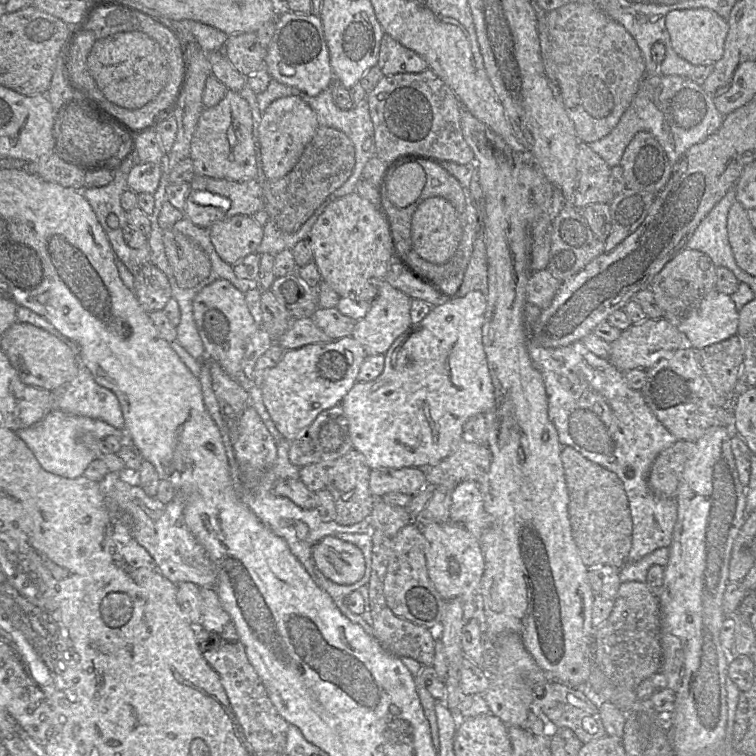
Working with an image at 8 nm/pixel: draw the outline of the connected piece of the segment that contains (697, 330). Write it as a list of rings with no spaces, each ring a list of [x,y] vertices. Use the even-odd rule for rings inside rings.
[[[712,290],[696,307],[689,311],[678,328],[685,335],[687,344],[695,350],[700,350],[736,335],[738,325],[739,311],[736,309],[731,296]]]

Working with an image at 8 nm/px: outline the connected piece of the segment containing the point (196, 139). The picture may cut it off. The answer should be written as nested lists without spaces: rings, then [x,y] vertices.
[[[227,89],[218,104],[203,108],[191,139],[189,157],[196,175],[230,180],[256,178],[257,145],[253,139],[252,114],[239,91]]]

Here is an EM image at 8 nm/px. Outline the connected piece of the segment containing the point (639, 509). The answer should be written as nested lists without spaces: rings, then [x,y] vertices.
[[[525,303],[524,324],[528,337],[528,353],[534,367],[541,373],[548,398],[548,418],[557,430],[559,443],[562,447],[572,447],[586,459],[614,472],[623,482],[633,523],[632,546],[627,562],[636,562],[658,548],[669,547],[677,520],[677,502],[675,497],[654,495],[648,487],[647,478],[658,454],[678,439],[656,418],[641,392],[628,387],[624,372],[616,369],[608,359],[590,352],[582,341],[560,348],[539,346],[532,338],[532,332],[540,313],[538,306]]]

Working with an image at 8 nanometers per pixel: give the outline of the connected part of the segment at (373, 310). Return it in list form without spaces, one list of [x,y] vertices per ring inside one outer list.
[[[382,281],[379,284],[378,294],[371,301],[370,309],[362,319],[355,321],[351,334],[351,337],[362,345],[366,355],[385,354],[392,343],[408,330],[412,324],[410,317],[411,300],[409,296],[391,286],[387,281]]]

